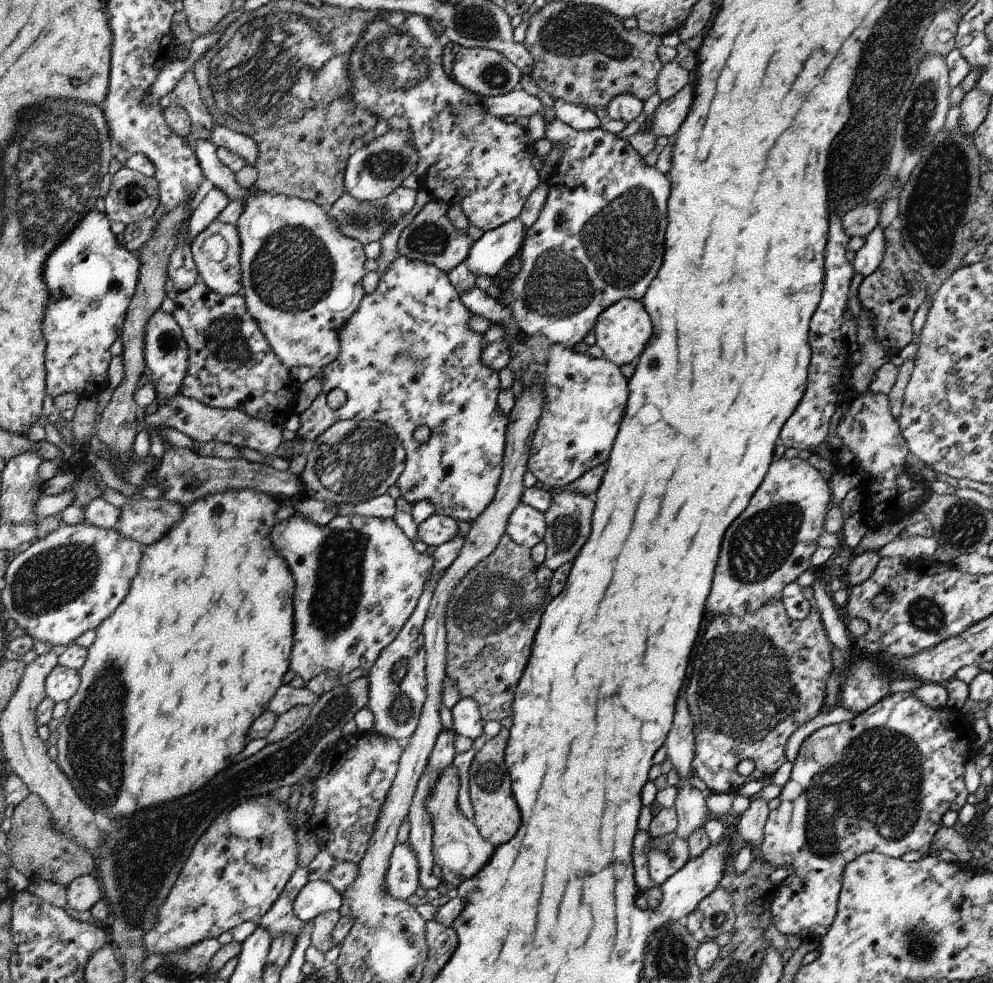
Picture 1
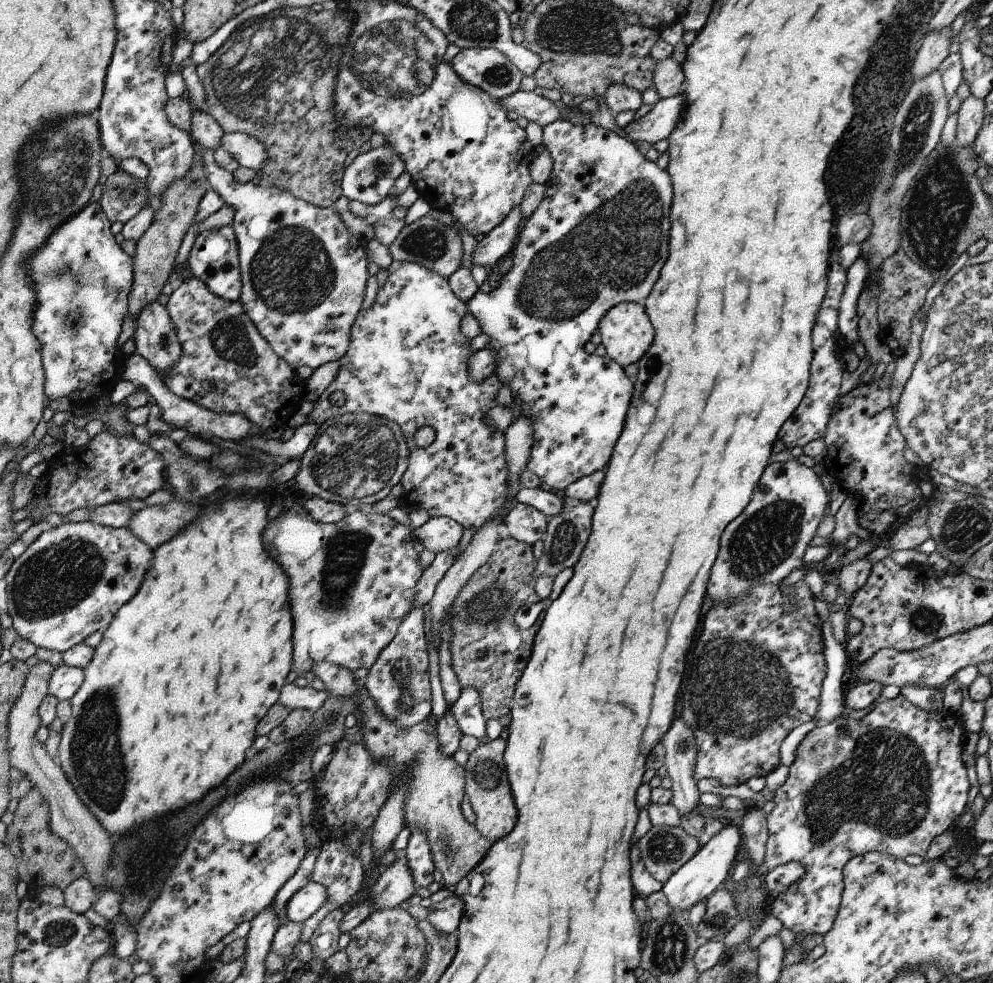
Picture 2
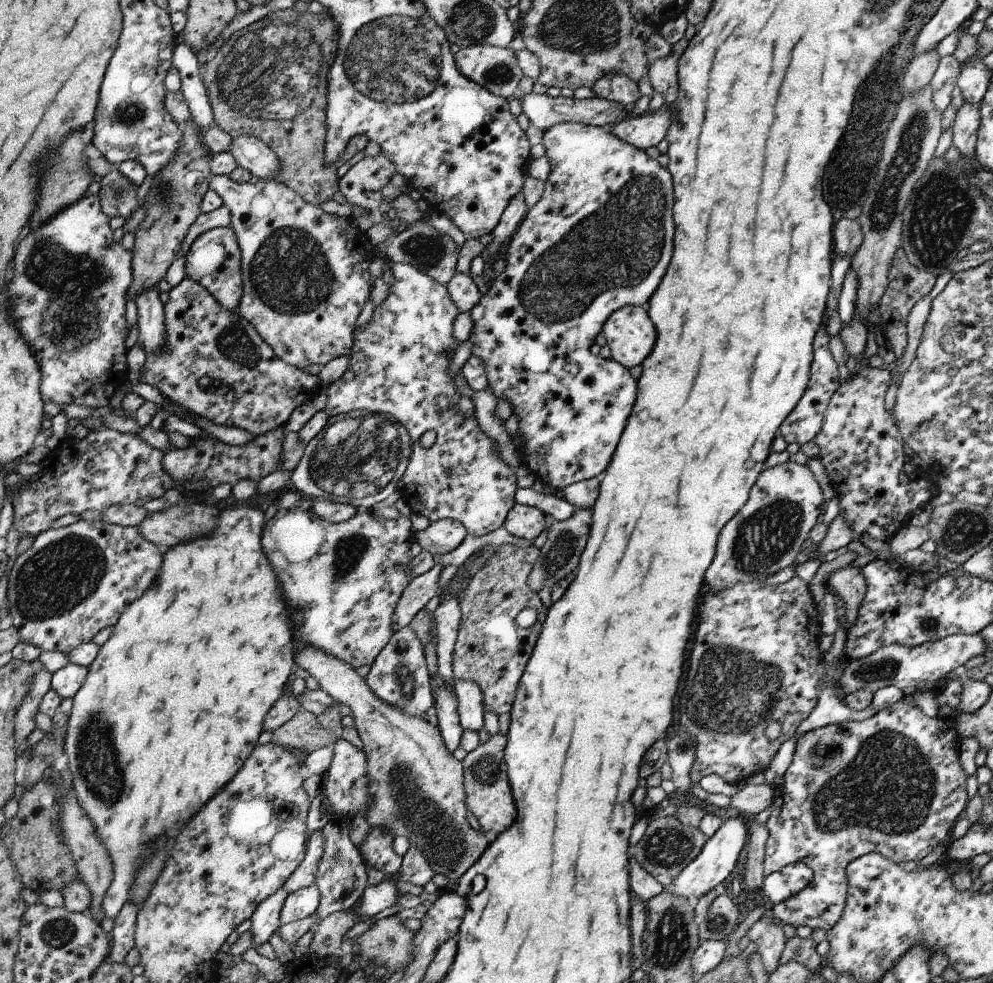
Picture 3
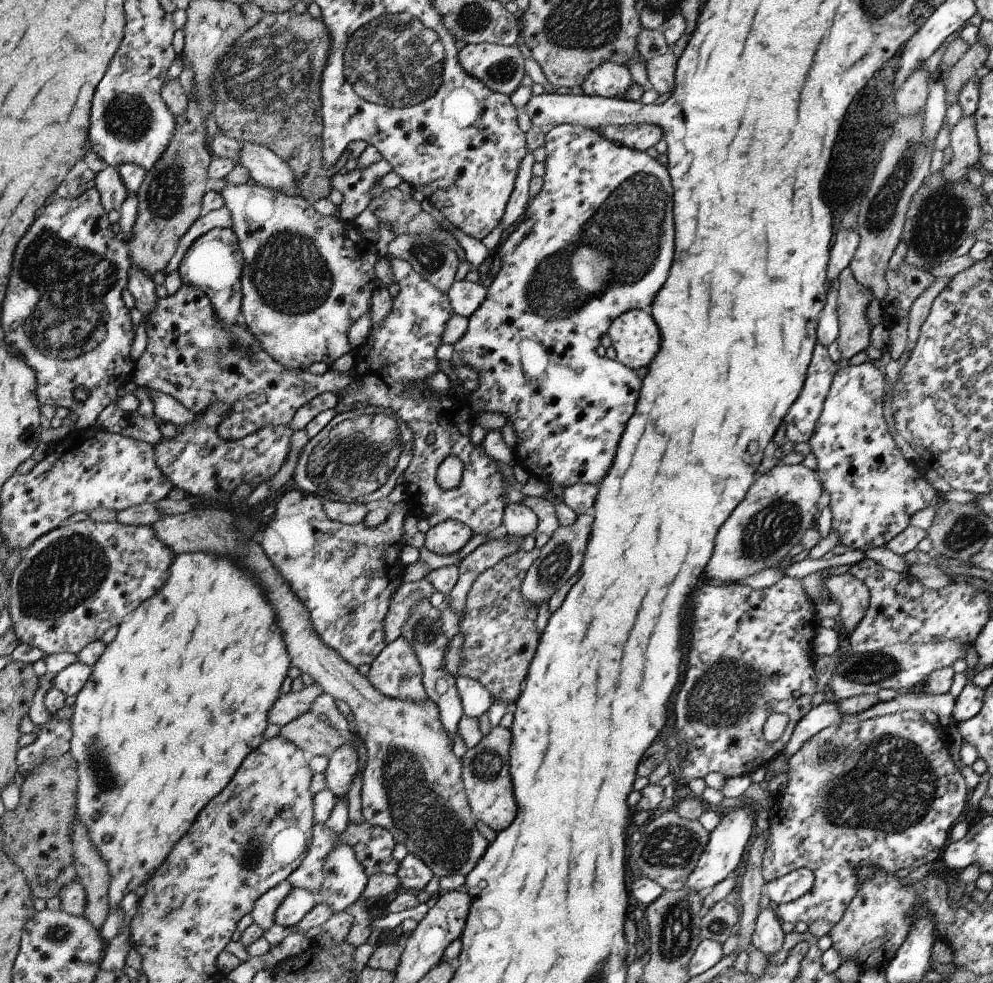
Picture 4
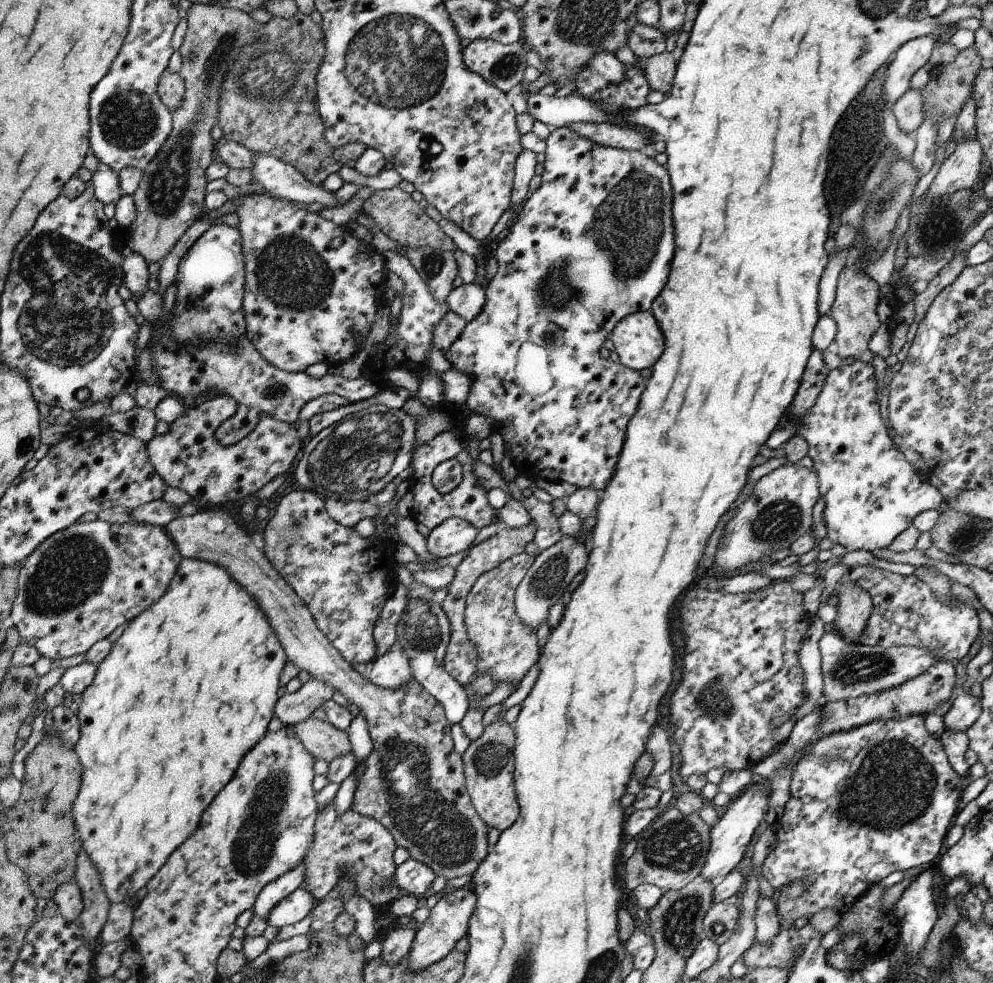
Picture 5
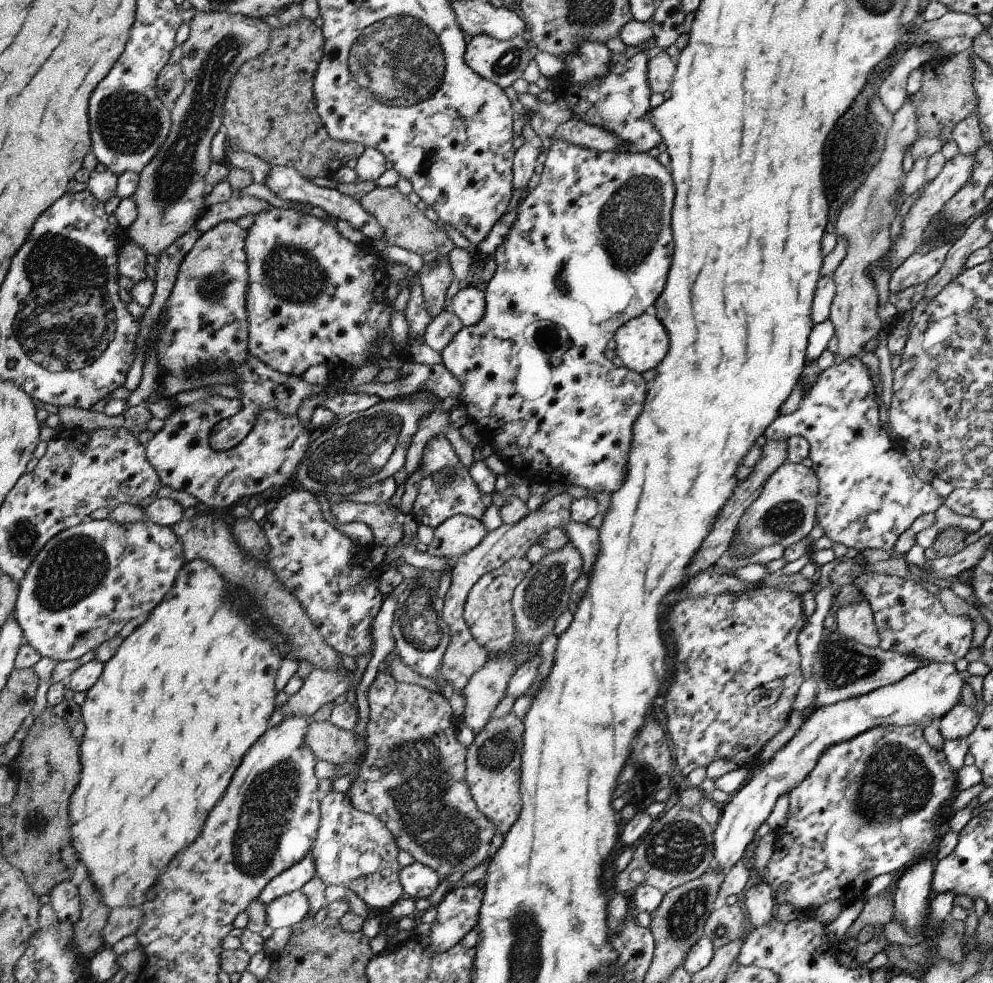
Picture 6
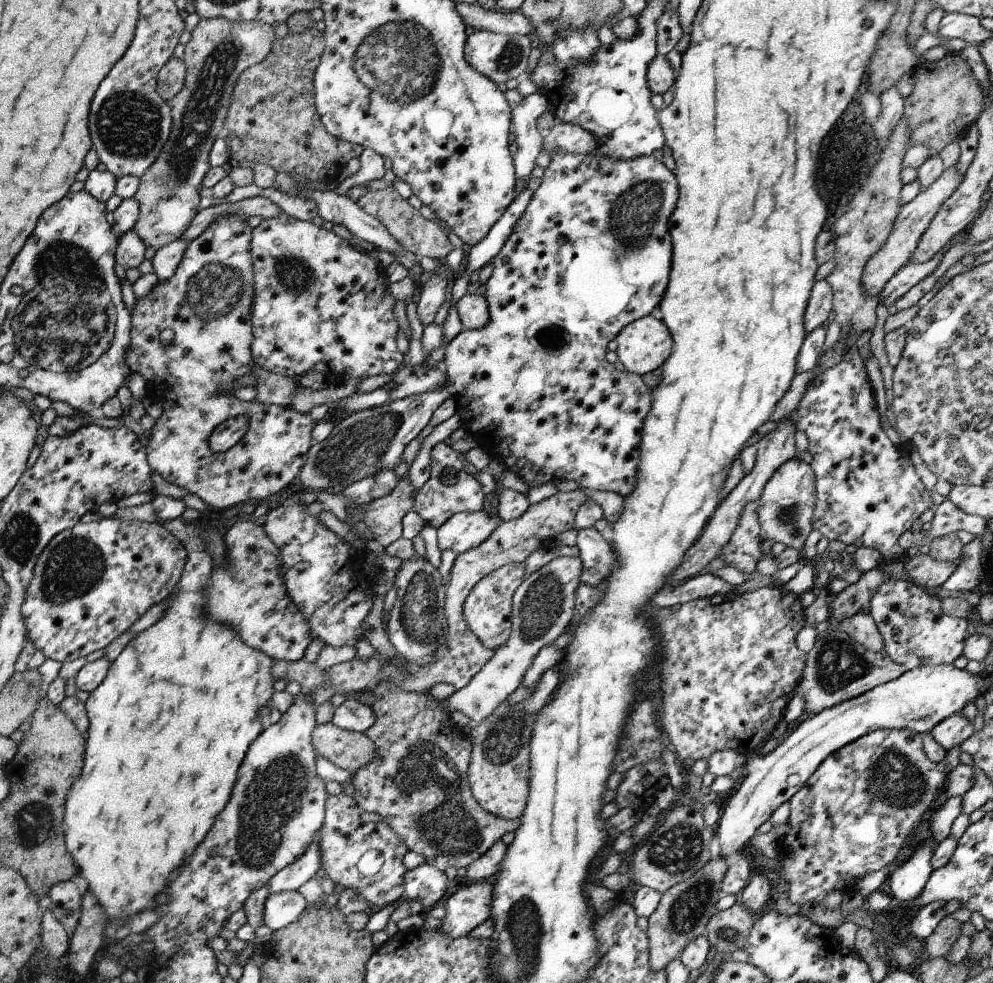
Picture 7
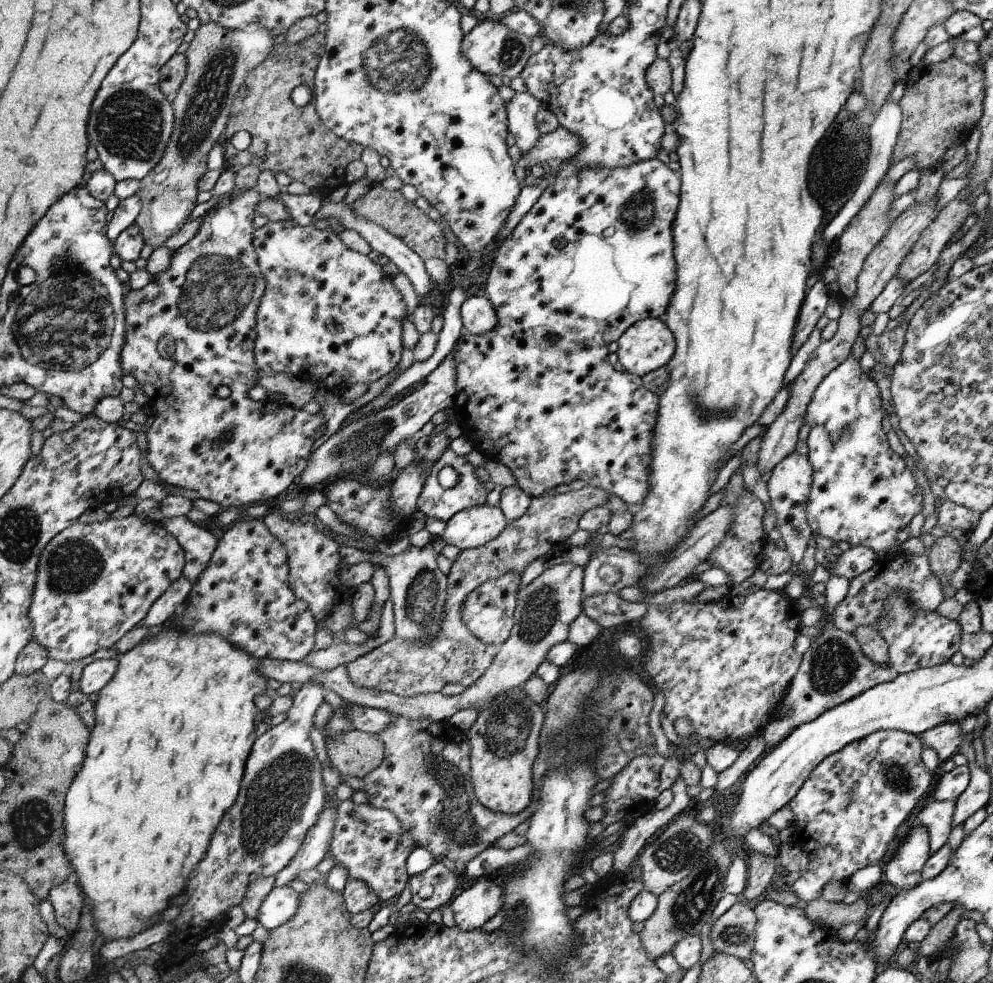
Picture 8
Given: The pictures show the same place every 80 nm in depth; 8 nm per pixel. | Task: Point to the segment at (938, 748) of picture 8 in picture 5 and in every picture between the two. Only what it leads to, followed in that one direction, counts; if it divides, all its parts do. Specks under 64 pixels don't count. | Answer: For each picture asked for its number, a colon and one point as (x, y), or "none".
5: (966, 707)
6: (960, 722)
7: (953, 731)

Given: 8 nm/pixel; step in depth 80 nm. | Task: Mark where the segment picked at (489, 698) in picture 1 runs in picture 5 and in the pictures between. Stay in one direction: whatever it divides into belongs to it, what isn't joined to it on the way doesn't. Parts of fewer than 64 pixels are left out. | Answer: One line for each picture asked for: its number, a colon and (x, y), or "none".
2: (489, 652)
3: (491, 650)
4: (498, 627)
5: (507, 649)

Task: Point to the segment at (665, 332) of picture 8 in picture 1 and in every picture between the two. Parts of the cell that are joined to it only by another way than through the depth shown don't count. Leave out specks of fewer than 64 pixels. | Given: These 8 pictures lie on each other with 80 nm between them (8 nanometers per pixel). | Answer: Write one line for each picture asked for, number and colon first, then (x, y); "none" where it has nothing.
1: (622, 331)
2: (626, 332)
3: (630, 334)
4: (635, 337)
5: (638, 342)
6: (641, 344)
7: (645, 345)

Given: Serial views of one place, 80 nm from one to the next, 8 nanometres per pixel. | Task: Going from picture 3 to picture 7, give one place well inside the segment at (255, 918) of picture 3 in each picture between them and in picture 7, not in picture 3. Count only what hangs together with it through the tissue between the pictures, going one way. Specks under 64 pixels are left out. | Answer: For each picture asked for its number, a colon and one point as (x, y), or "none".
4: (263, 914)
5: (278, 890)
6: (293, 879)
7: (290, 878)

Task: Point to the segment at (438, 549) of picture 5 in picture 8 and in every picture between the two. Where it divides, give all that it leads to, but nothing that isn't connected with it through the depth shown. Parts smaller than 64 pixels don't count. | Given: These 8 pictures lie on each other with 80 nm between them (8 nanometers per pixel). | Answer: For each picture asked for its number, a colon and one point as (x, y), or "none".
6: (460, 534)
7: (464, 531)
8: (472, 527)

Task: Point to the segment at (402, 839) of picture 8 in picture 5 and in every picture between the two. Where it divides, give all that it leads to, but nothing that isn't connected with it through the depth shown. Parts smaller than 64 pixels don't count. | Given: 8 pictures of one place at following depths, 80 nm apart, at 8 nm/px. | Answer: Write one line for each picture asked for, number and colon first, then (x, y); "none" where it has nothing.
5: (359, 848)
6: (353, 849)
7: (358, 850)

